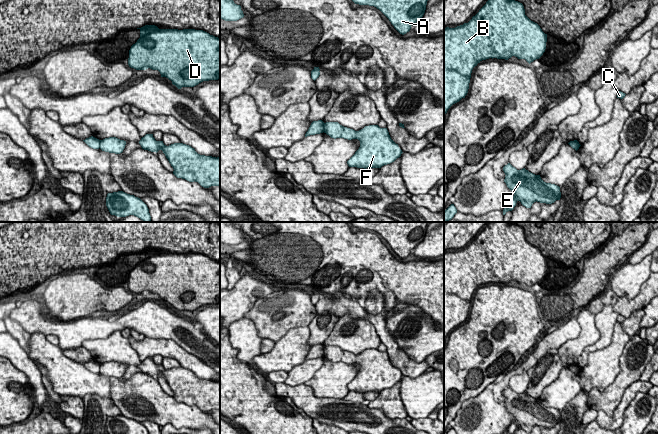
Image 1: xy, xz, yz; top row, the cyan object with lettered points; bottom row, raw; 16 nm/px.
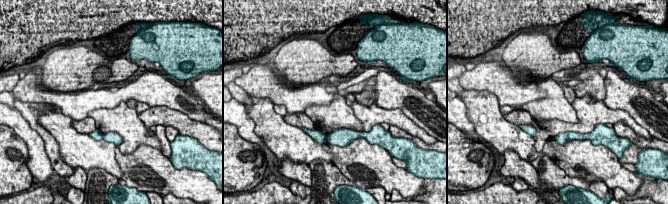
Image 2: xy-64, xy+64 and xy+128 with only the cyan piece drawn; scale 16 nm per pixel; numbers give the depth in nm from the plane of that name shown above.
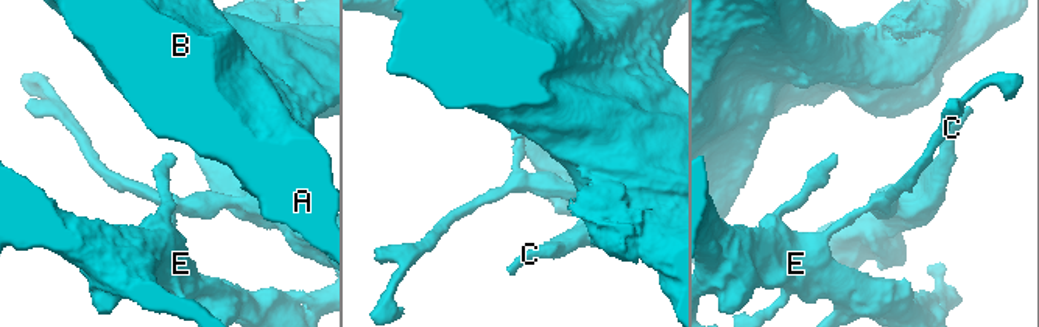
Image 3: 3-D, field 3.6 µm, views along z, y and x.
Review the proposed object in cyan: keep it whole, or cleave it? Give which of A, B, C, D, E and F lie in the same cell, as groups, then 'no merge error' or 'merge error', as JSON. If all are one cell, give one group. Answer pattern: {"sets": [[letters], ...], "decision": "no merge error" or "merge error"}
{"sets": [["A", "B", "D", "E"], ["C", "F"]], "decision": "merge error"}

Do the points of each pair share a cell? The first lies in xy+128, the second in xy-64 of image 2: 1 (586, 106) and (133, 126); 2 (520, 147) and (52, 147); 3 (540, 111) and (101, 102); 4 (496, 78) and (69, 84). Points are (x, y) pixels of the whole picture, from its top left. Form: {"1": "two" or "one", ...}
{"1": "two", "2": "two", "3": "two", "4": "two"}

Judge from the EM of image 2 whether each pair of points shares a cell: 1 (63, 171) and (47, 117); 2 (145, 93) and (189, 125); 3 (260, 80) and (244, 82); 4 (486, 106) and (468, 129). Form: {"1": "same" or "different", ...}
{"1": "different", "2": "different", "3": "same", "4": "different"}

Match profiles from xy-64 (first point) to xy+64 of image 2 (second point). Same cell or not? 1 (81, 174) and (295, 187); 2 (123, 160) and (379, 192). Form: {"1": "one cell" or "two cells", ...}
{"1": "two cells", "2": "two cells"}

